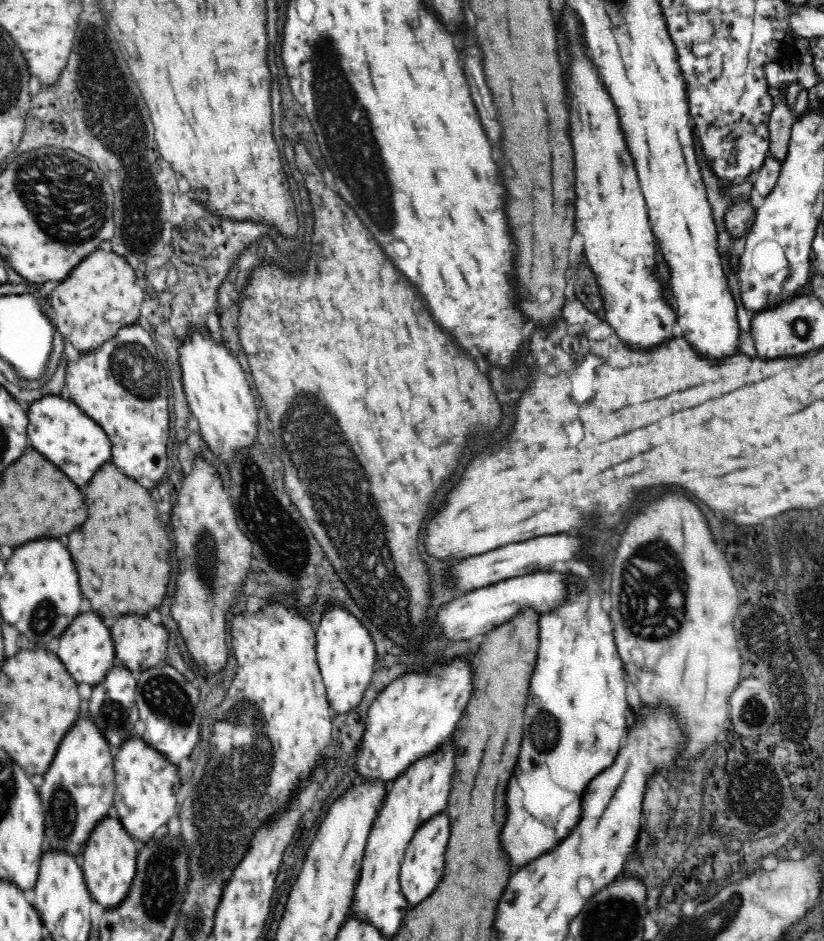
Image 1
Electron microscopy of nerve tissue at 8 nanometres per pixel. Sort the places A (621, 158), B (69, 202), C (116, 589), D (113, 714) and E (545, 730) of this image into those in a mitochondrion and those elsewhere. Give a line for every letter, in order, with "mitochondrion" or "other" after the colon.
A: mitochondrion
B: mitochondrion
C: other
D: mitochondrion
E: mitochondrion

